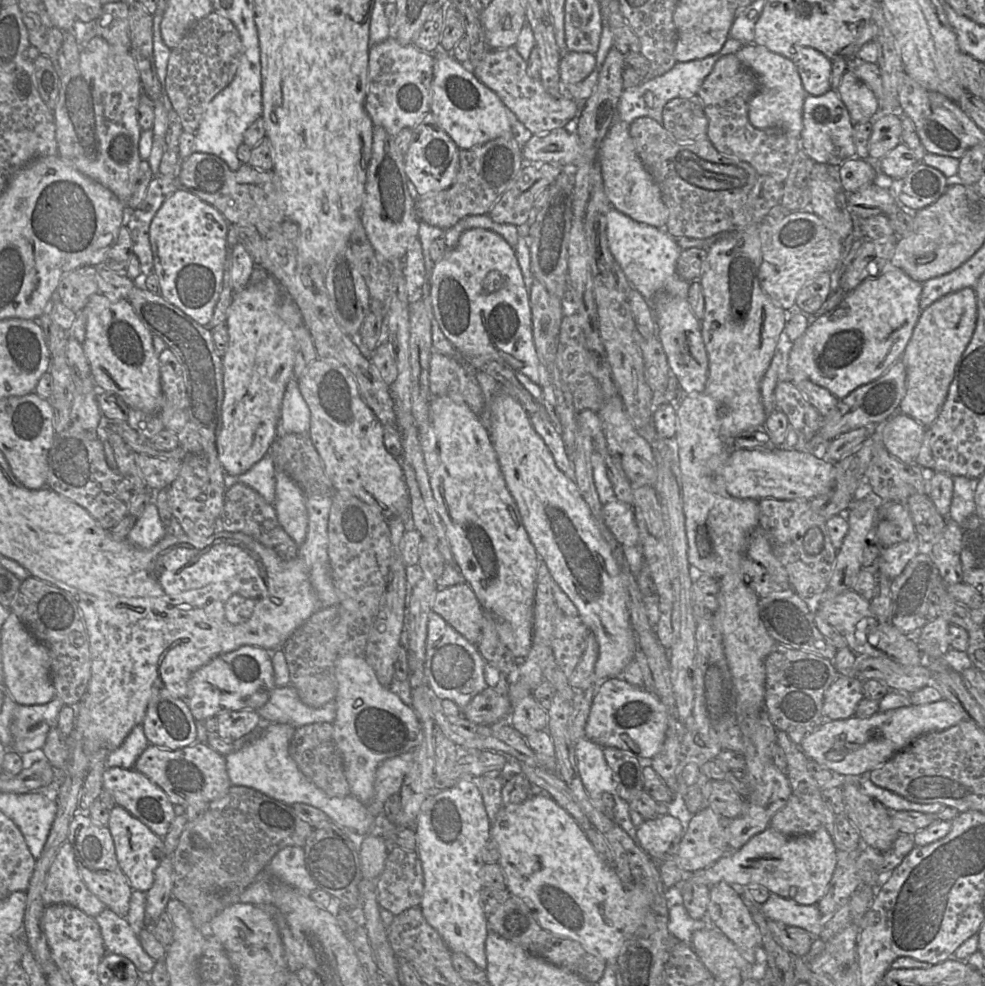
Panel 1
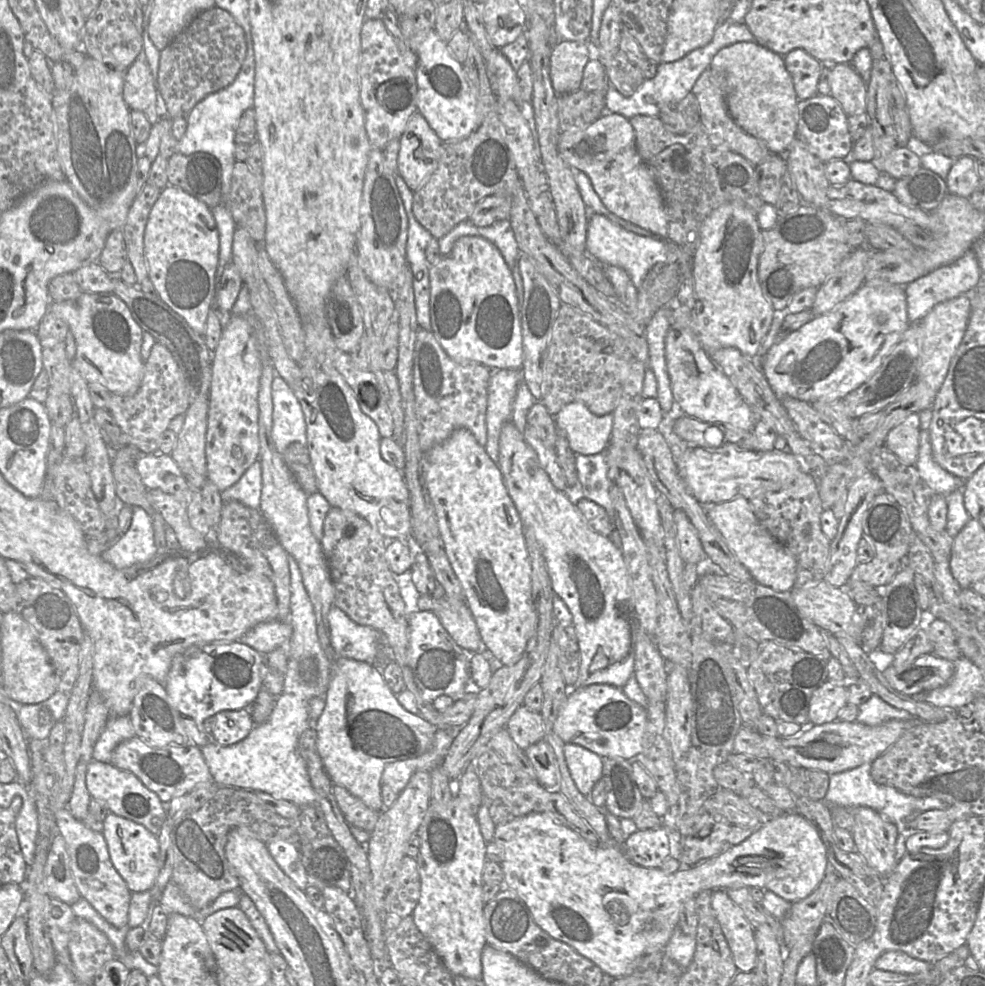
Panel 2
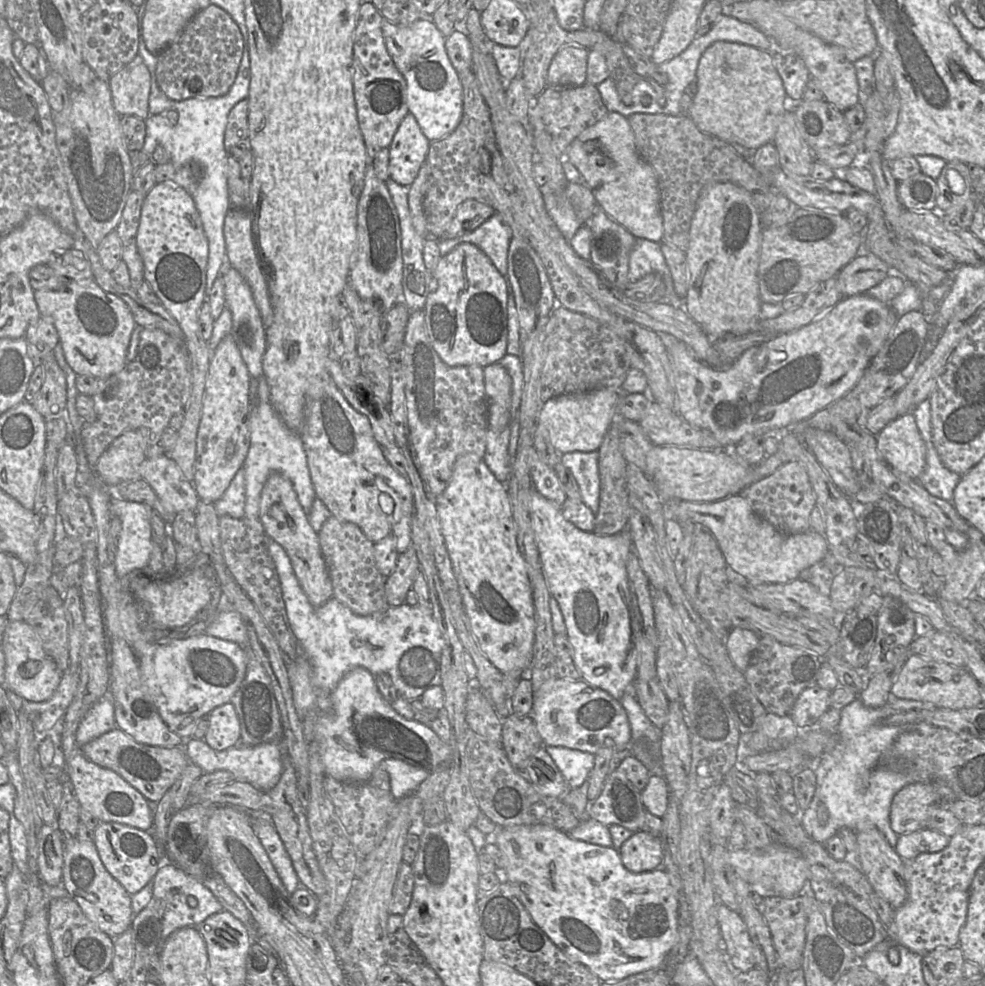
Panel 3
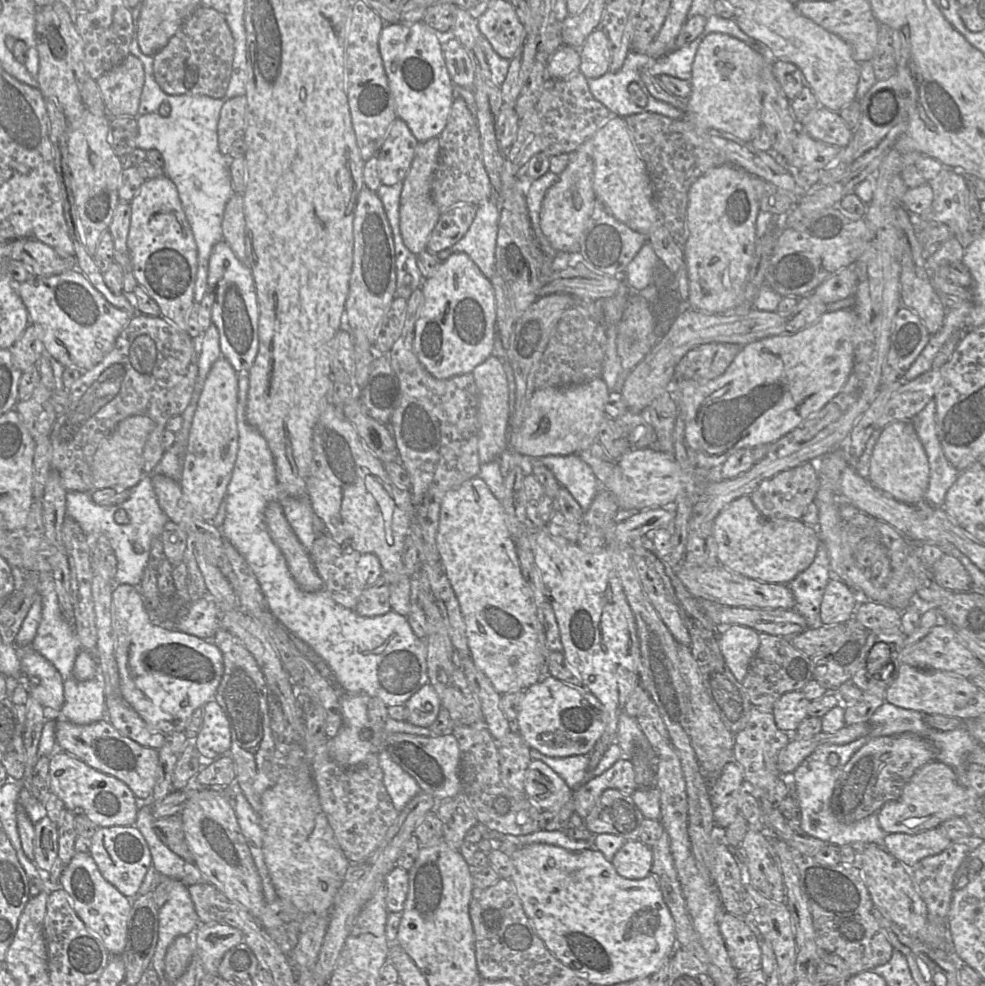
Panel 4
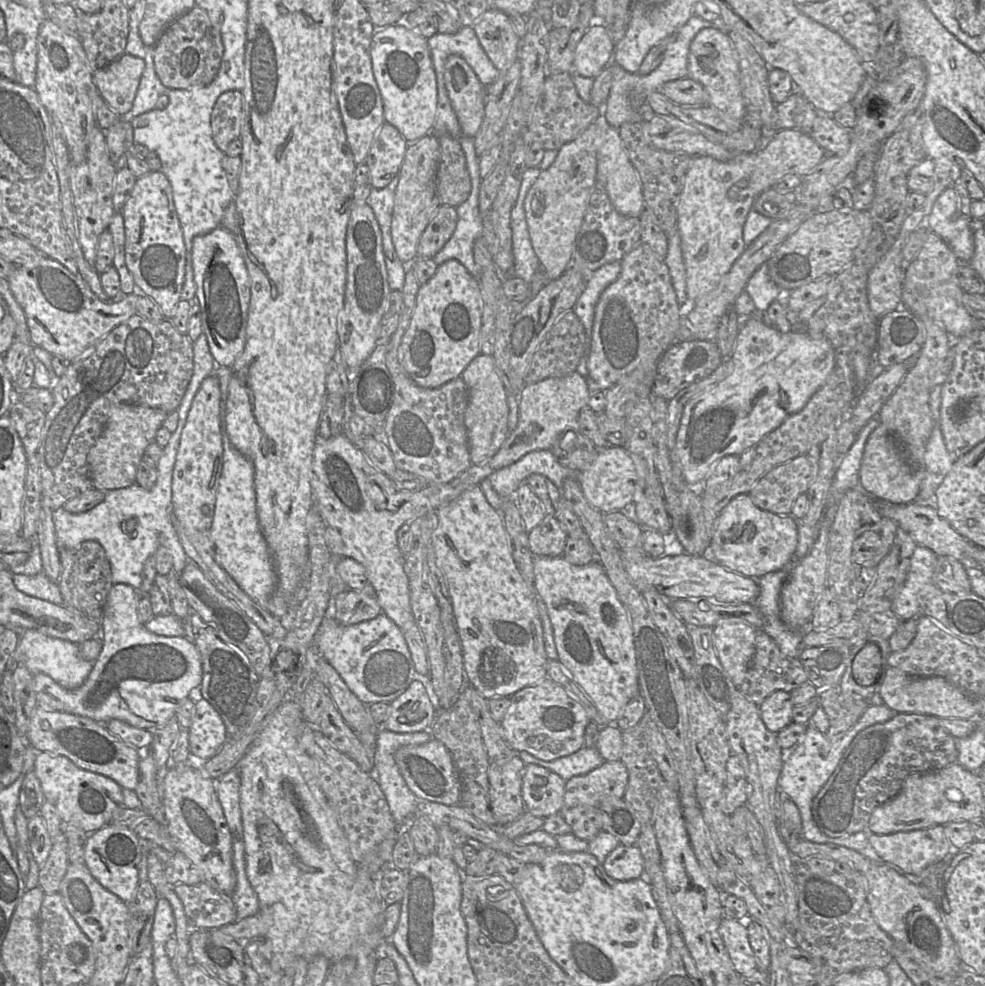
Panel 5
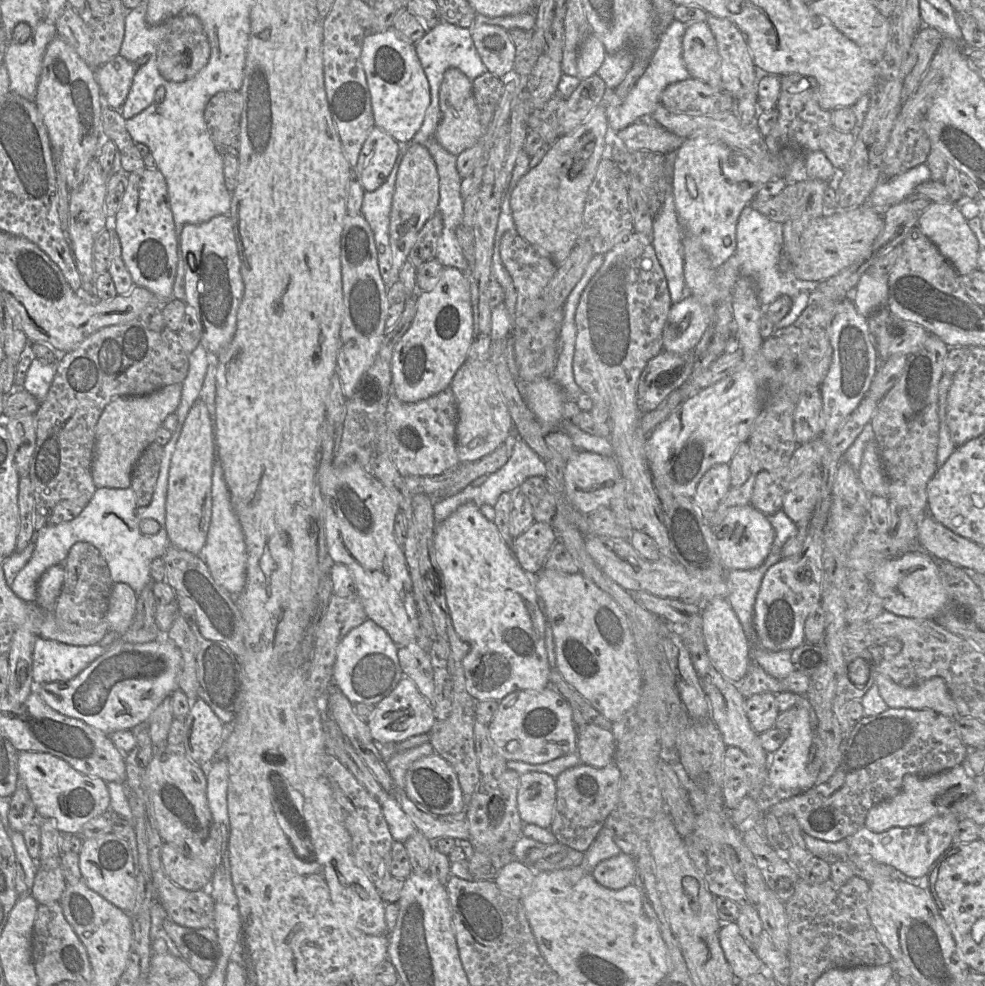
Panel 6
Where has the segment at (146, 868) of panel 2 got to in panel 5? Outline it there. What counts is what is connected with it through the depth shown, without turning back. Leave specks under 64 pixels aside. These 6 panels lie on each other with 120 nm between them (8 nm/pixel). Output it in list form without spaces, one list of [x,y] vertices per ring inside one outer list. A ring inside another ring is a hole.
[[[108,824],[95,832],[87,833],[89,838],[84,845],[86,867],[101,886],[128,904],[134,898],[139,884],[142,852],[138,836],[130,828],[114,824]]]

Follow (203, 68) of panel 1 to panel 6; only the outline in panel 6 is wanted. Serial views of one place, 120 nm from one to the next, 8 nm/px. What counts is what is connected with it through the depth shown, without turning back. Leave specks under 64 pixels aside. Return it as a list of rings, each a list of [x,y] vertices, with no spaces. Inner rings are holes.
[[[182,12],[165,20],[164,28],[165,35],[156,52],[159,73],[170,82],[183,82],[193,78],[207,65],[211,52],[201,21],[195,15]]]

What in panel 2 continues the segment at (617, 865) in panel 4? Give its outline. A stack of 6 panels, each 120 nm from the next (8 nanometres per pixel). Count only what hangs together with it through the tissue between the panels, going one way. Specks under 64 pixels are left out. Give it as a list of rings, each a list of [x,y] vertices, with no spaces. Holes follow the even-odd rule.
[[[662,825],[635,831],[625,839],[621,848],[631,862],[647,868],[660,868],[670,857],[669,839]]]

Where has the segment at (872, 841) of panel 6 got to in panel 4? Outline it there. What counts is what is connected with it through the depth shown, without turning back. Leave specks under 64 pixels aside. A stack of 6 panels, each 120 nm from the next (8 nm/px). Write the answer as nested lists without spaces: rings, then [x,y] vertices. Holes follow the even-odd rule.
[[[941,827],[917,834],[887,834],[883,847],[904,866],[912,867],[920,860],[941,853],[952,841]]]

